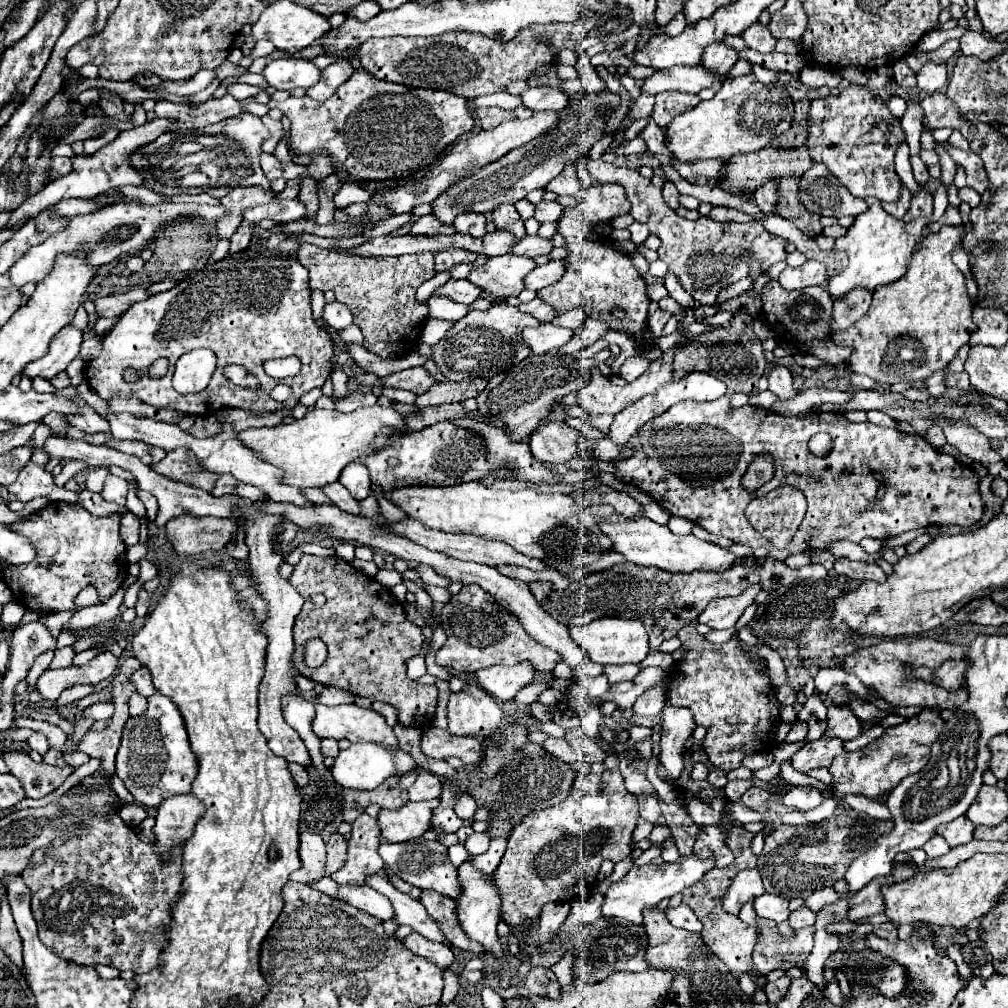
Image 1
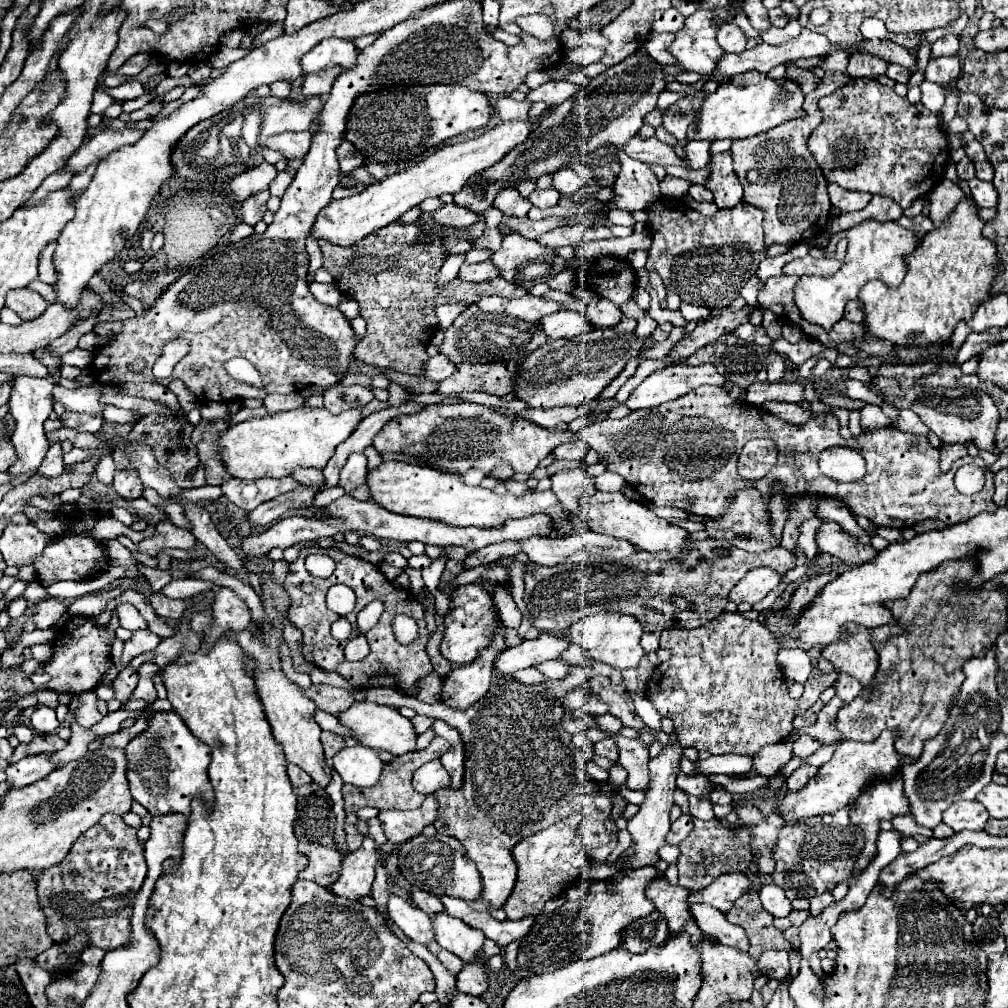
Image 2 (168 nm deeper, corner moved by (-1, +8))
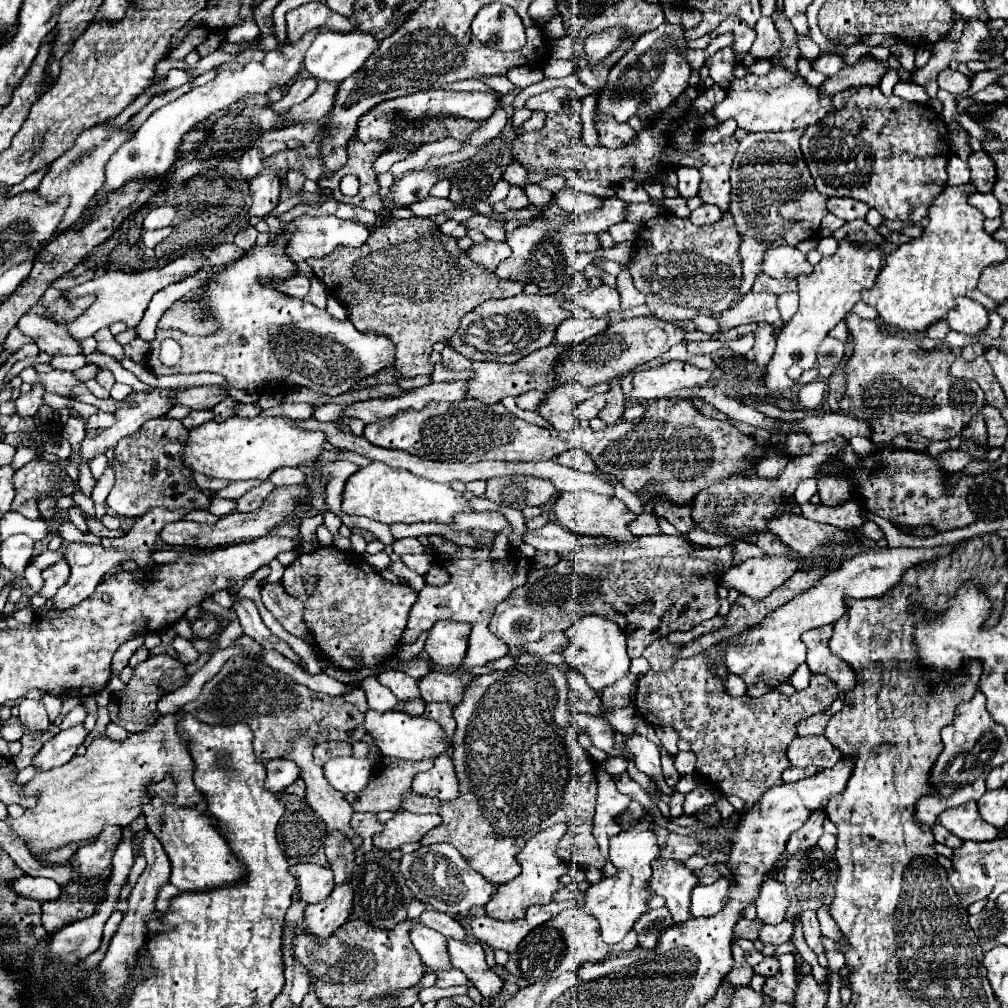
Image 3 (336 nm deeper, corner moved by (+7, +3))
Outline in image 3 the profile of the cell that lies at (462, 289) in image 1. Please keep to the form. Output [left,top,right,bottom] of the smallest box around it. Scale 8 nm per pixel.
[468,239,510,271]

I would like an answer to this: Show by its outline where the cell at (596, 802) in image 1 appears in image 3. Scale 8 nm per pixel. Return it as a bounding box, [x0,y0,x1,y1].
[486,823,568,921]

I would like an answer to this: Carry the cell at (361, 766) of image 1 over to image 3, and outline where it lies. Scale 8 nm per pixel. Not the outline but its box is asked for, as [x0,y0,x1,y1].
[324,757,372,793]

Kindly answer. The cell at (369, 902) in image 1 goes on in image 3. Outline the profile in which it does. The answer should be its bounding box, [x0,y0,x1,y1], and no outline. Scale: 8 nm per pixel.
[410,925,452,971]

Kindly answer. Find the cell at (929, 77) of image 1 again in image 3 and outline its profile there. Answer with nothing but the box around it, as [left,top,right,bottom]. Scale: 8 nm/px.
[938,69,972,95]

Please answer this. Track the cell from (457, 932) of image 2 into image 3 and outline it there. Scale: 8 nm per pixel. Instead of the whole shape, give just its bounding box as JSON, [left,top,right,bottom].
[448,939,504,997]

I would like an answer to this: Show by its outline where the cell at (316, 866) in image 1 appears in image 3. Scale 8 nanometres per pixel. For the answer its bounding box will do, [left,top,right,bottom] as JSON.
[288,863,334,903]

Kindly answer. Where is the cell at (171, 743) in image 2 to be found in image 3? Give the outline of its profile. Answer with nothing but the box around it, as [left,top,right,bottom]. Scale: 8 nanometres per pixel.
[142,777,244,893]

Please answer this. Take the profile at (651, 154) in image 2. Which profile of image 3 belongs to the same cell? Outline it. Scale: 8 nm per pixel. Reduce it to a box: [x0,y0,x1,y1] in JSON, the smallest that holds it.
[594,109,634,149]

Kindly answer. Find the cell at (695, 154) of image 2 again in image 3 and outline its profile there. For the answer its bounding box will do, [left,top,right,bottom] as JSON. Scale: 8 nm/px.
[676,169,700,199]

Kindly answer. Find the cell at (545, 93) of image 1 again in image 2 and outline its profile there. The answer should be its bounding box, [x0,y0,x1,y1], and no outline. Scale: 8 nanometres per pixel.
[528,82,578,108]

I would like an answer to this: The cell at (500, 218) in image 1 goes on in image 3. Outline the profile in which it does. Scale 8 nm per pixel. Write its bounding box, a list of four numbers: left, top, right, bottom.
[492,185,528,213]

